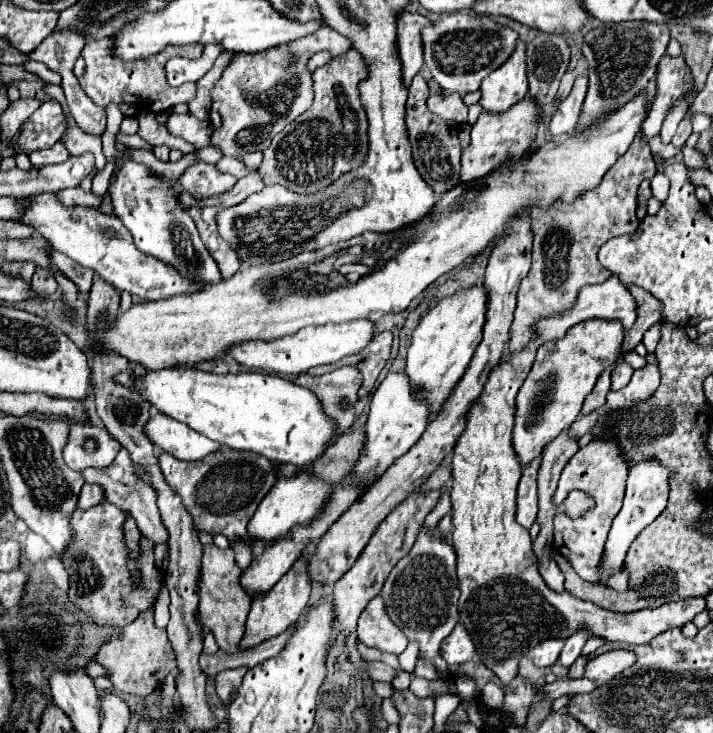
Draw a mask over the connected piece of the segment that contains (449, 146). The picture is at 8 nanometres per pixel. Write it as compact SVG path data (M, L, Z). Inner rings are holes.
M418 73L412 79L410 95L406 101L406 127L408 127L408 135L412 143L412 157L414 157L416 169L422 175L422 179L434 189L434 193L440 195L456 187L460 181L460 141L458 141L458 125L444 121L440 117L434 117L426 109L428 95L430 95L430 89L422 73Z

